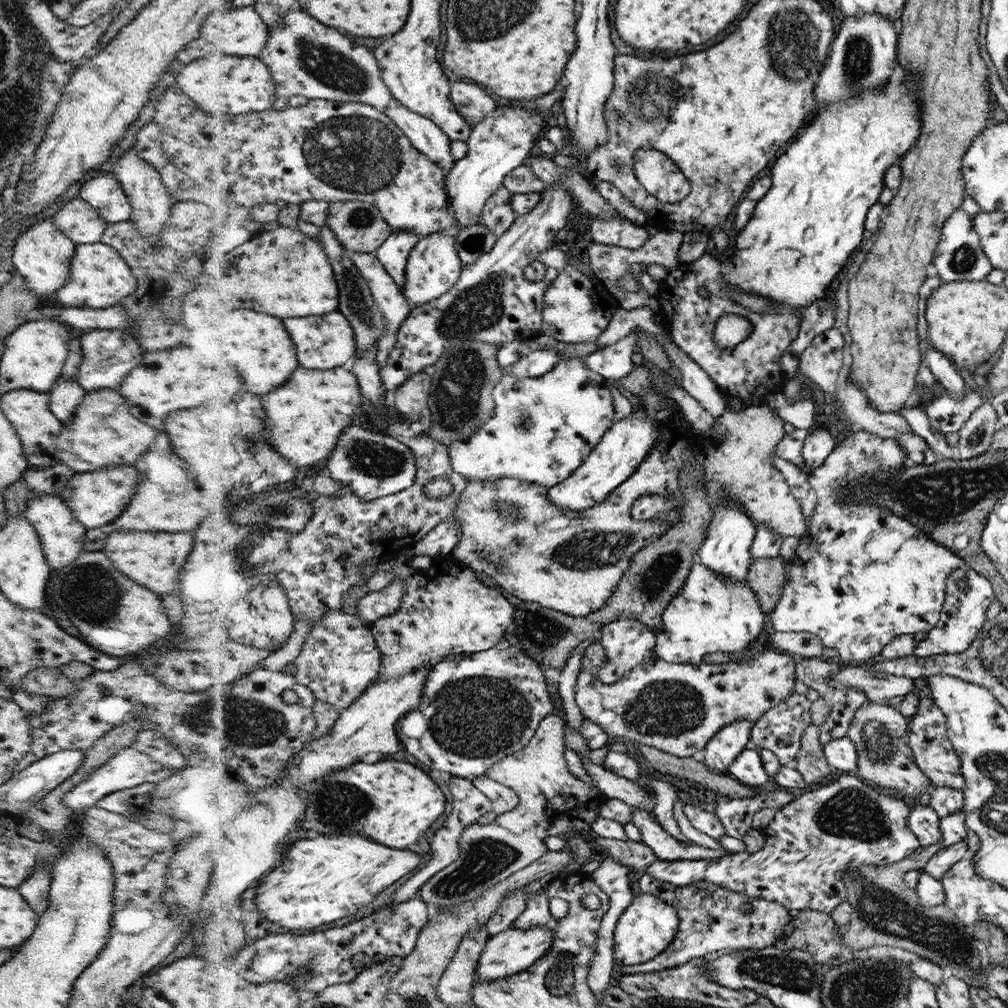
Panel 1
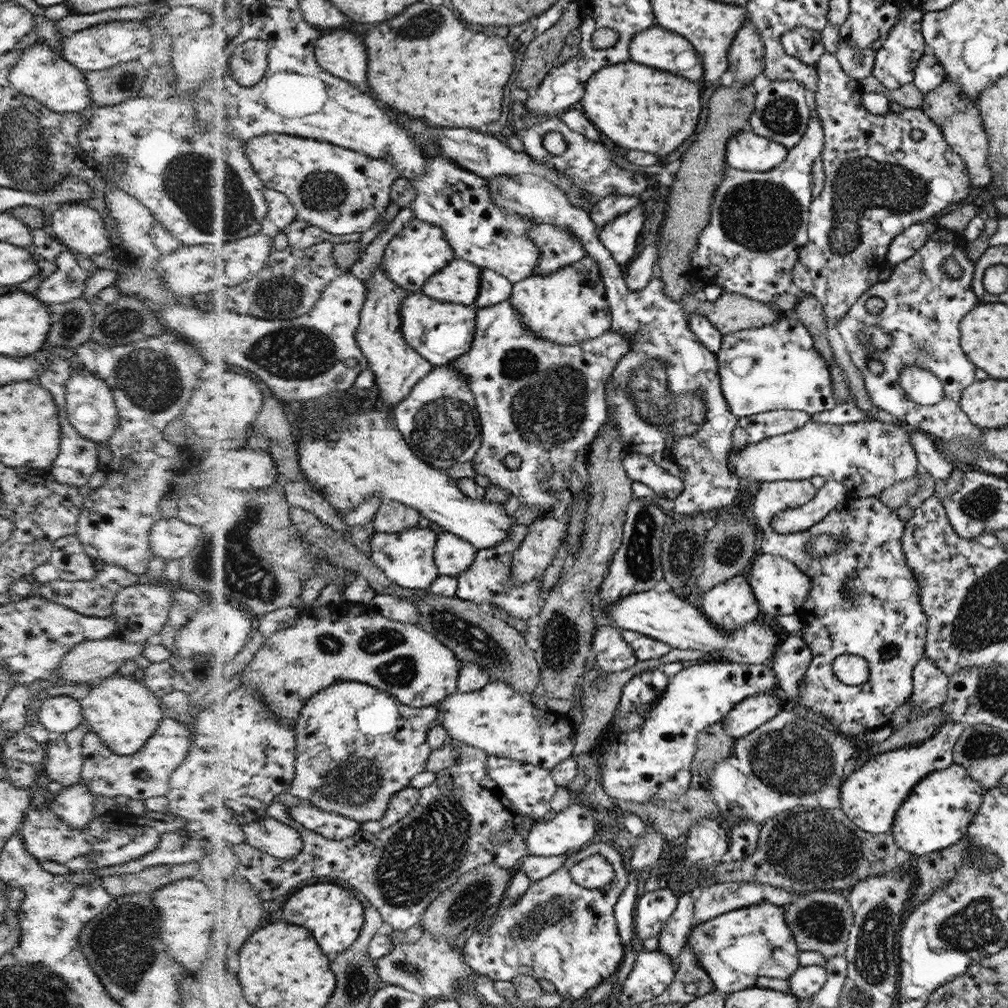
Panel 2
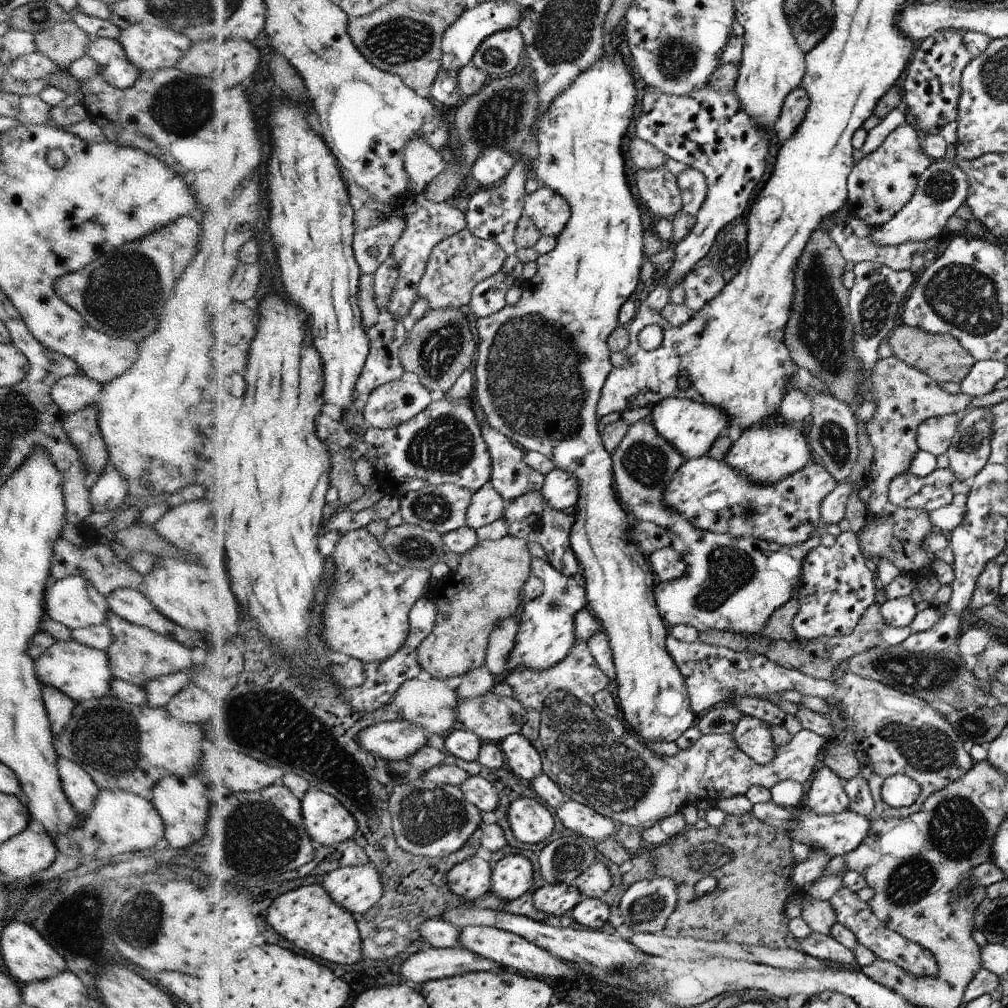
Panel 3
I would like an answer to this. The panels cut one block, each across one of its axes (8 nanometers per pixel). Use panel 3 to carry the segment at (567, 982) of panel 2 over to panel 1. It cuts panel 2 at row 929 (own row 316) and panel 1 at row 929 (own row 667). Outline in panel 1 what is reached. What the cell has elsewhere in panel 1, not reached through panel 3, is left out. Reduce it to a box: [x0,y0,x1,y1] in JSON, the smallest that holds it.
[613,892,681,965]

